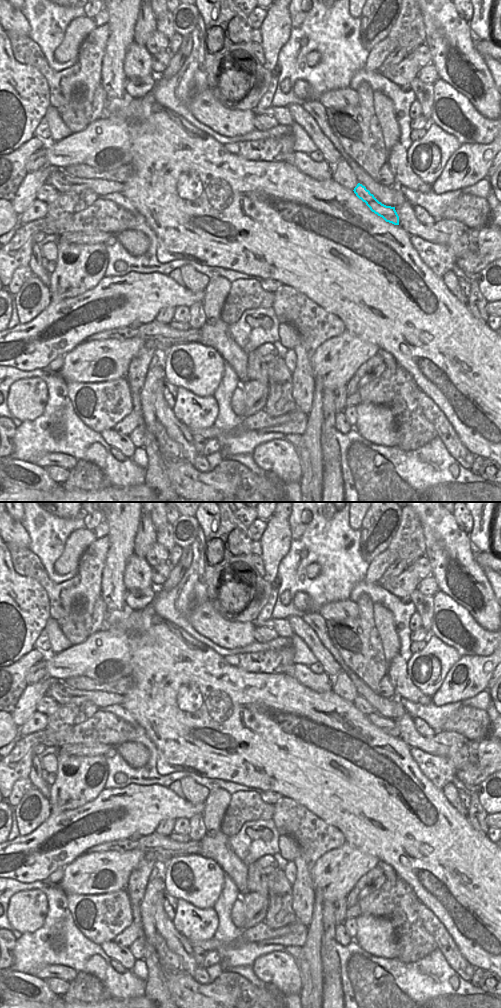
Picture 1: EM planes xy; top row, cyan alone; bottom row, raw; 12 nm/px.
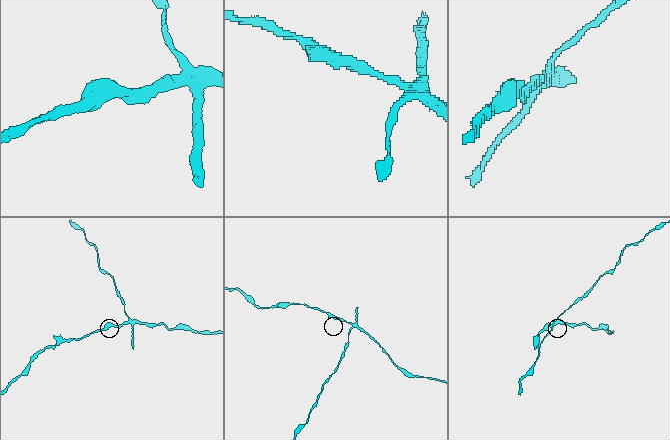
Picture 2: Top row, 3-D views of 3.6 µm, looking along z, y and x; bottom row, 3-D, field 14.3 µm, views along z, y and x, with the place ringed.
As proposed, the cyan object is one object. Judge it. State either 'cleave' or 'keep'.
cleave

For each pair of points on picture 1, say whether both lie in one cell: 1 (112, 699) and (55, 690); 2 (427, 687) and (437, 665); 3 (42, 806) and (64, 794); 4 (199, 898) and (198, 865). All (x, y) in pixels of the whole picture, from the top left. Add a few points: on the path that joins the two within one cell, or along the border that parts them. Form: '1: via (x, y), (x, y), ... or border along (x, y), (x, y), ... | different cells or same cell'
1: via (98, 698), (71, 698), (69, 696) | same cell
2: via (429, 682), (433, 670) | same cell
3: border along (47, 799), (52, 812) | different cells
4: via (201, 890), (198, 873) | same cell

